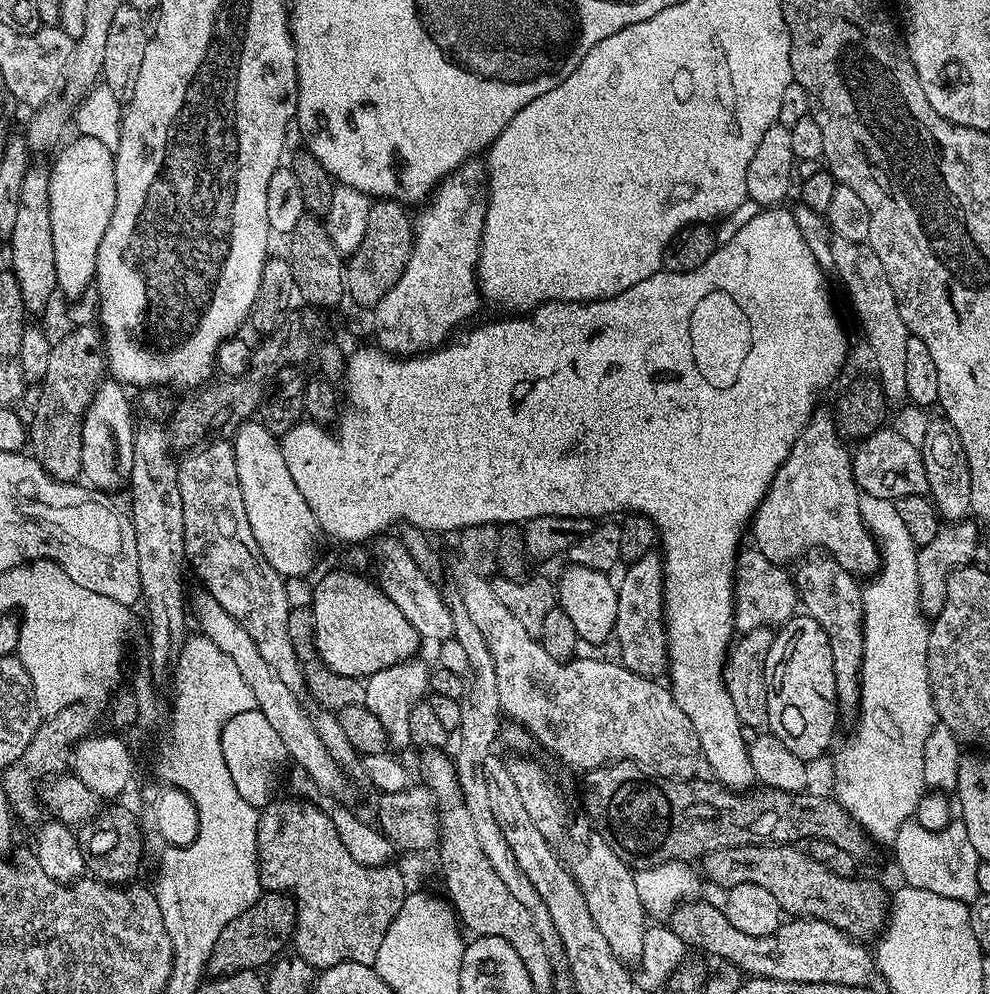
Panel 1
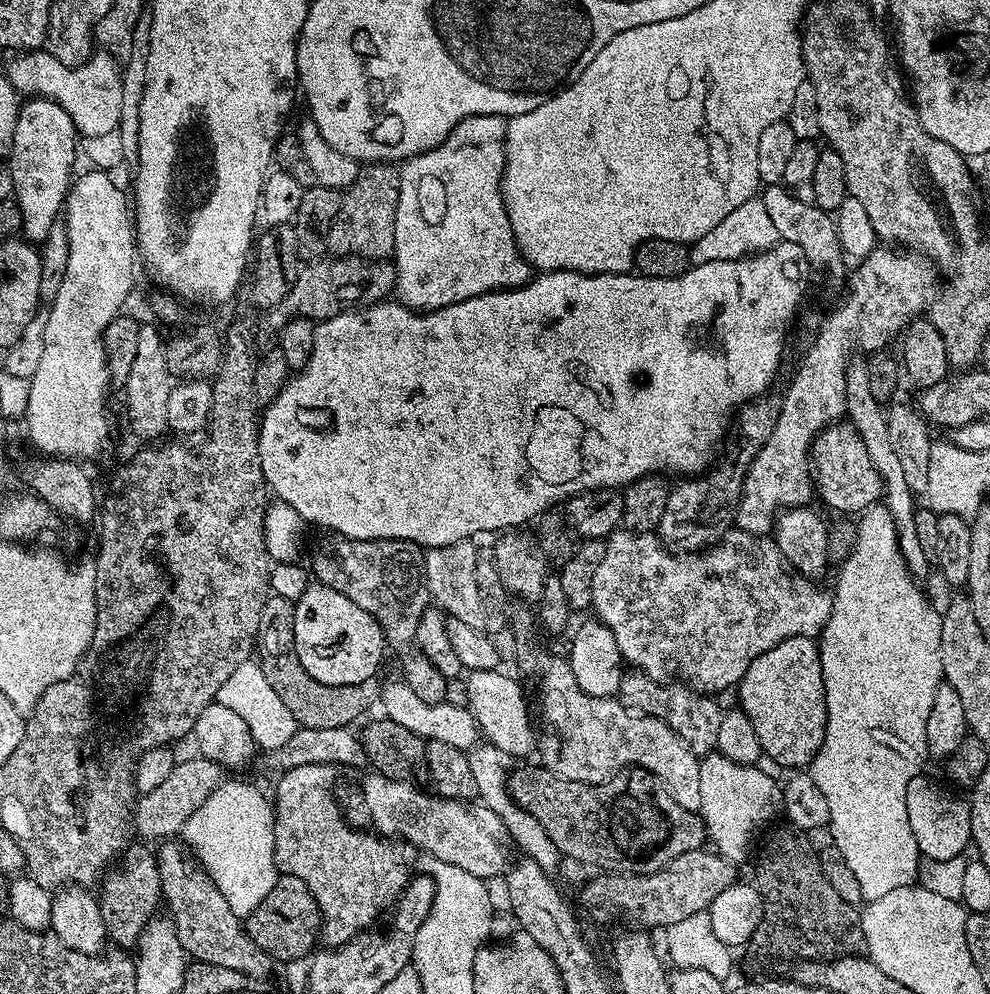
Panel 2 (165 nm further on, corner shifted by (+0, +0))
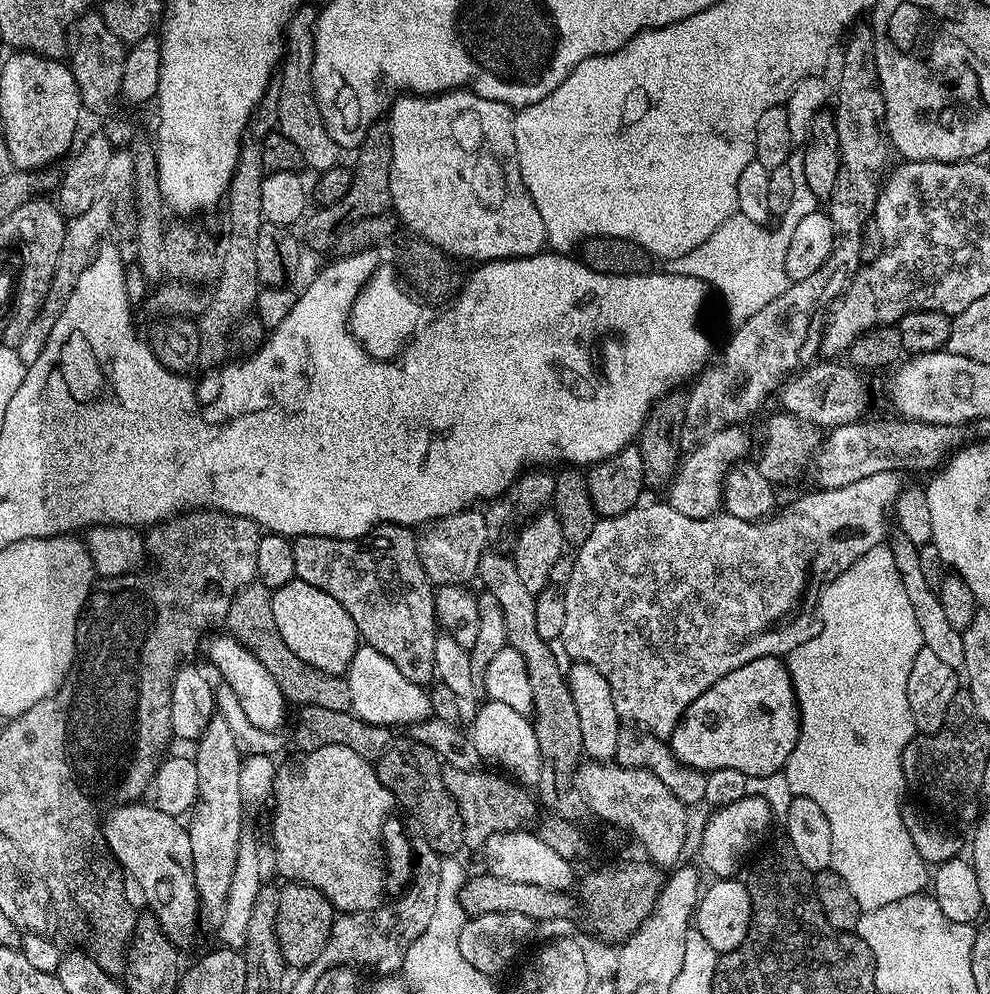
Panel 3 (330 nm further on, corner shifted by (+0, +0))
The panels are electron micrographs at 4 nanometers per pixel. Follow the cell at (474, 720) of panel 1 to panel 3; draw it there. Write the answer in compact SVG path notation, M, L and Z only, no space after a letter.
M480 510L455 512L442 518L419 525L416 532L418 558L426 570L433 585L463 584L471 585L477 579L476 567L480 555L486 550L484 543L489 543L489 530L485 513Z

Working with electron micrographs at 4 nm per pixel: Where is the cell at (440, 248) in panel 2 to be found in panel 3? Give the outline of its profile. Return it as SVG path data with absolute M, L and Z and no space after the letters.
M457 90L455 92L442 92L435 96L418 96L415 94L401 95L399 98L391 101L390 116L391 112L392 120L390 119L390 127L392 129L392 165L390 166L390 194L392 195L392 208L399 219L399 223L403 225L409 233L415 234L421 240L428 240L429 243L436 247L440 247L449 257L455 258L455 256L457 256L460 260L476 260L472 262L483 262L486 260L517 260L518 258L526 258L527 256L537 256L539 252L545 251L548 243L546 226L542 222L542 214L538 214L538 206L534 206L534 198L530 198L530 194L522 182L522 174L520 173L520 167L518 166L518 150L514 146L514 130L512 129L514 126L514 110L509 106L509 104L494 102L490 98L482 98L473 92Z

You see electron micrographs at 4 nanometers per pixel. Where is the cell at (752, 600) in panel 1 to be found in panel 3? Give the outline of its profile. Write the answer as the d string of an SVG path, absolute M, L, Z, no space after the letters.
M883 472L870 474L870 478L858 478L858 482L850 482L850 486L837 488L821 488L811 490L805 496L792 500L788 505L781 507L775 514L762 520L743 520L727 514L717 514L710 518L686 518L686 514L678 514L667 502L660 504L641 503L635 508L626 510L626 514L605 516L597 519L590 538L579 545L577 556L572 560L572 573L568 583L564 585L566 598L566 622L562 625L562 634L558 637L559 643L564 643L564 652L576 662L592 664L610 682L610 690L614 694L614 706L621 721L633 720L633 725L639 726L643 731L652 732L661 738L671 737L676 723L684 717L684 711L718 678L730 674L730 670L738 670L746 666L746 662L754 662L754 658L767 656L787 657L802 642L814 638L817 629L817 608L820 599L820 590L833 580L842 570L854 566L866 550L874 550L874 546L885 543L889 535L890 509L900 497L902 487L901 473Z

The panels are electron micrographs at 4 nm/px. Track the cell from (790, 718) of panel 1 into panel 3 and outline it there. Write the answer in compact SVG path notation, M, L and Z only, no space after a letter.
M767 656L754 658L754 662L746 662L746 666L738 670L730 670L730 674L718 678L706 694L694 698L672 731L670 747L677 760L688 768L696 768L705 774L729 768L753 778L783 773L799 733L800 707L796 704L788 665L781 657Z

